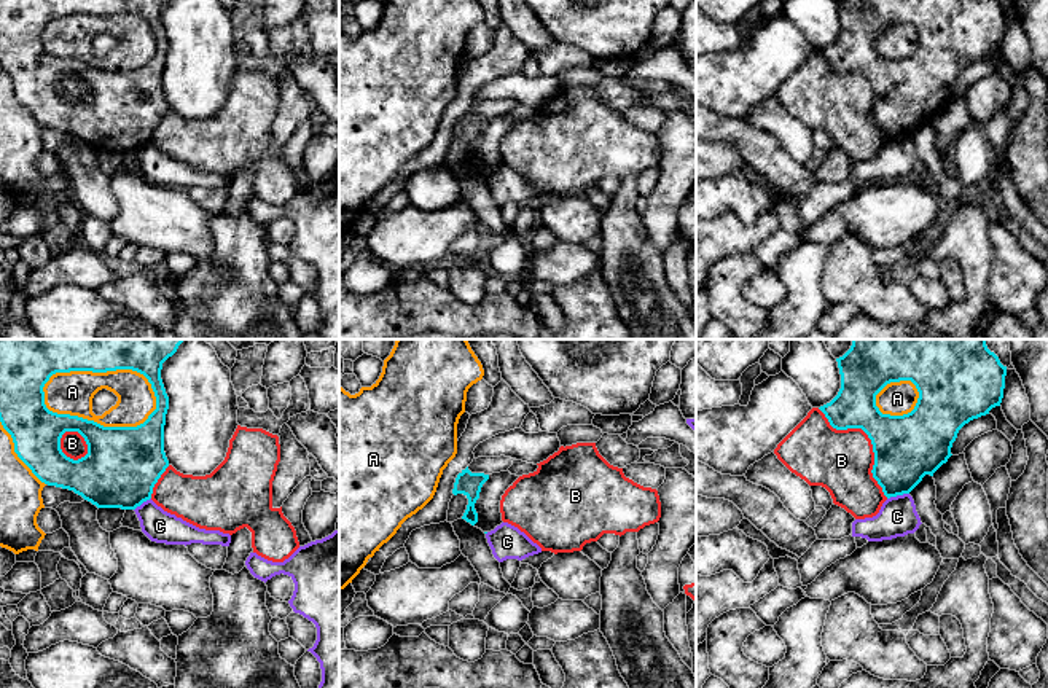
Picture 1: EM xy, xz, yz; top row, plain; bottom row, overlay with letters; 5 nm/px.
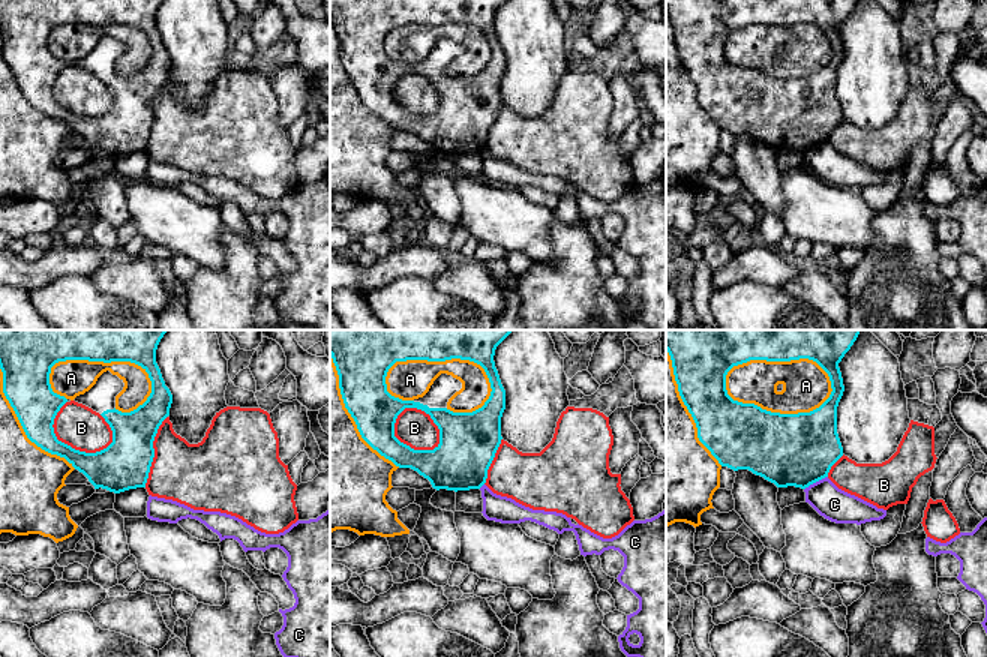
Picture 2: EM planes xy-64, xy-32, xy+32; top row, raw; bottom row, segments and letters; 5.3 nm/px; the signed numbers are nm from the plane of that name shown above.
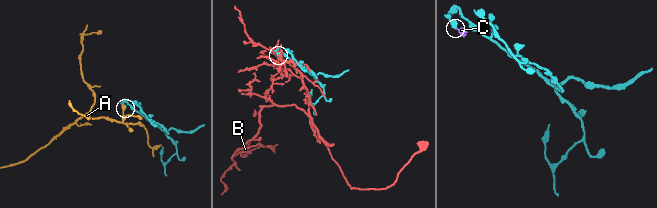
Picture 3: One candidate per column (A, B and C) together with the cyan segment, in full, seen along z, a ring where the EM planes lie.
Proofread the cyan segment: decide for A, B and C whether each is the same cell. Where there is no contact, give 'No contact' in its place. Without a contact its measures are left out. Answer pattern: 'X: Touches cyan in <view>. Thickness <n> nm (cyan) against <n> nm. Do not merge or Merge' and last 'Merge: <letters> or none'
A: Touches cyan in xy. Thickness 360 nm (cyan) against 220 nm. Do not merge
B: Touches cyan in yz. Thickness 340 nm (cyan) against 320 nm. Do not merge
C: Touches cyan in yz. Thickness 340 nm (cyan) against 190 nm. Do not merge
Merge: none

